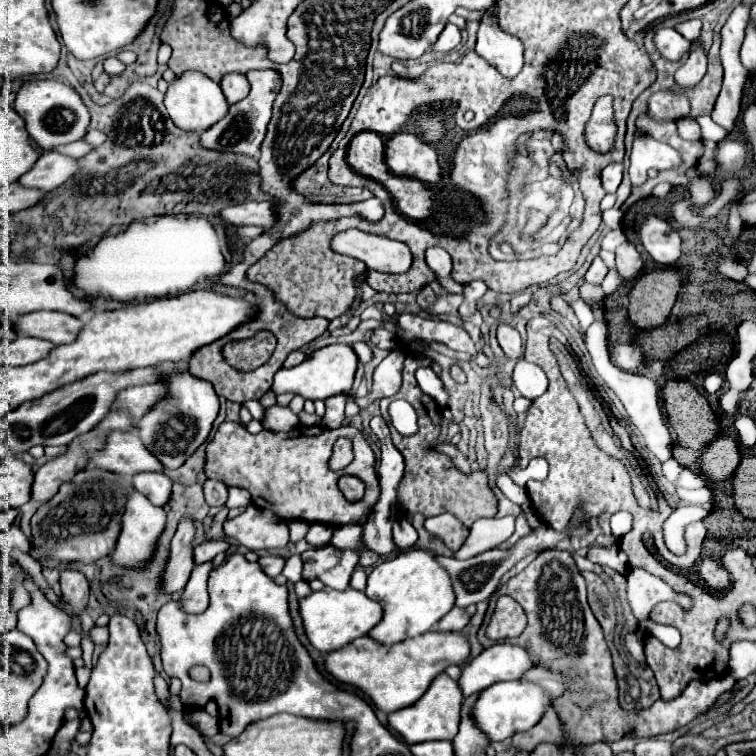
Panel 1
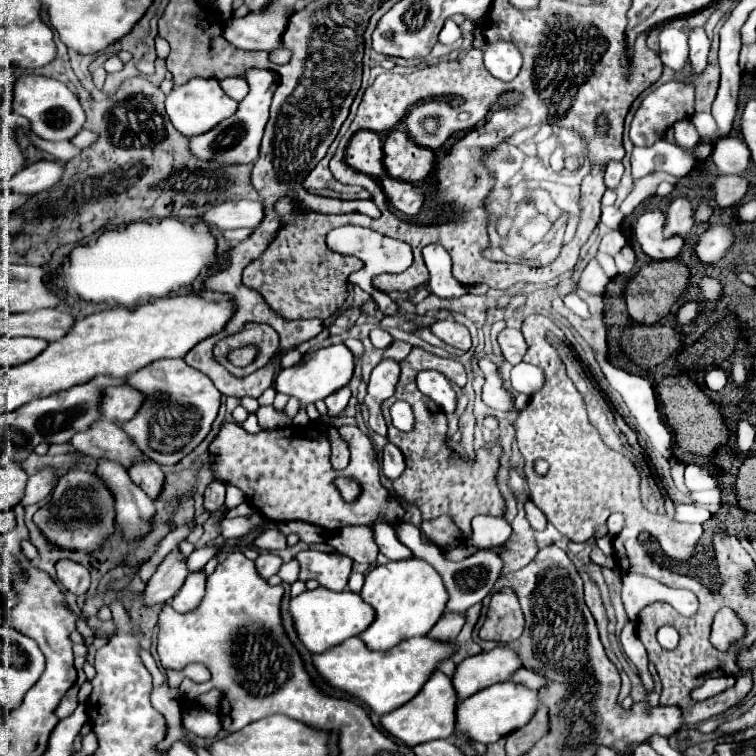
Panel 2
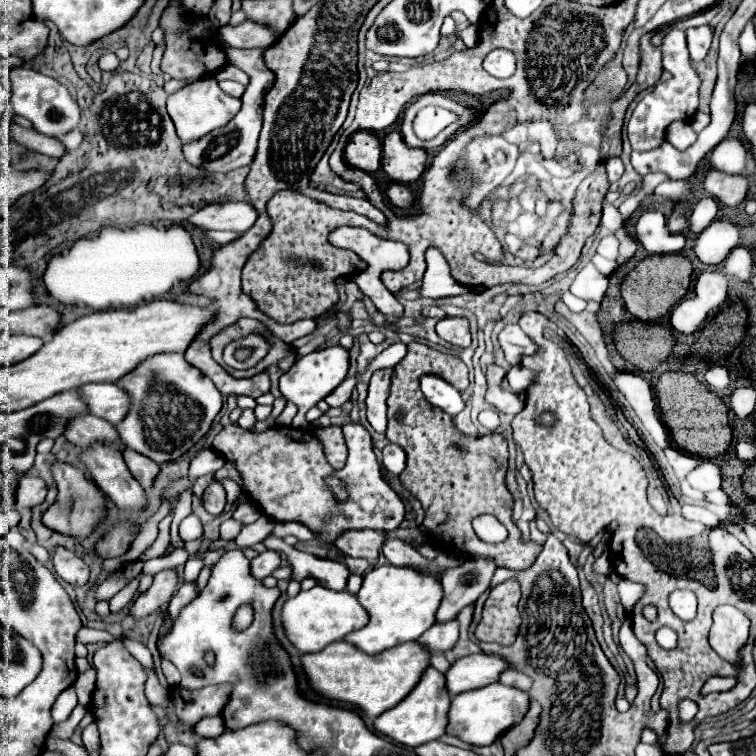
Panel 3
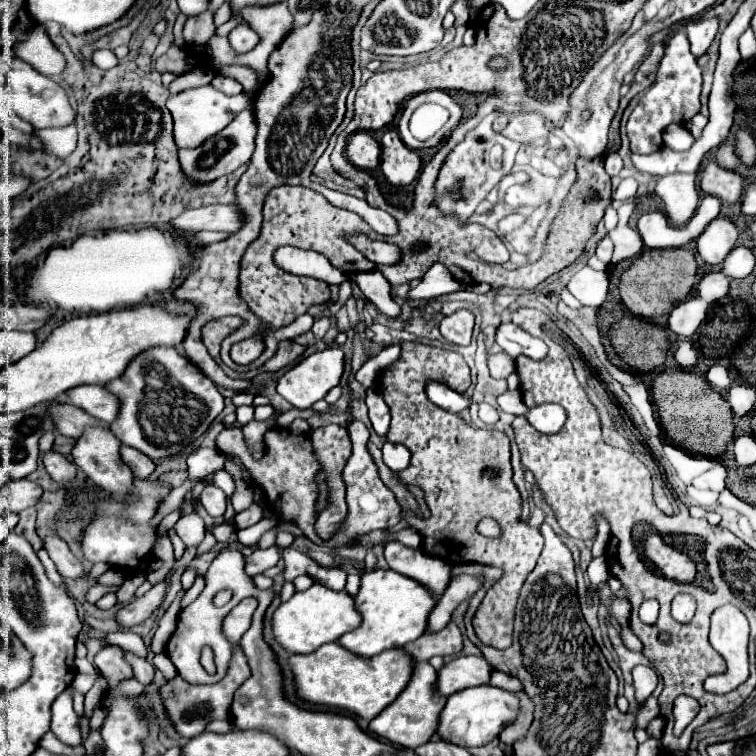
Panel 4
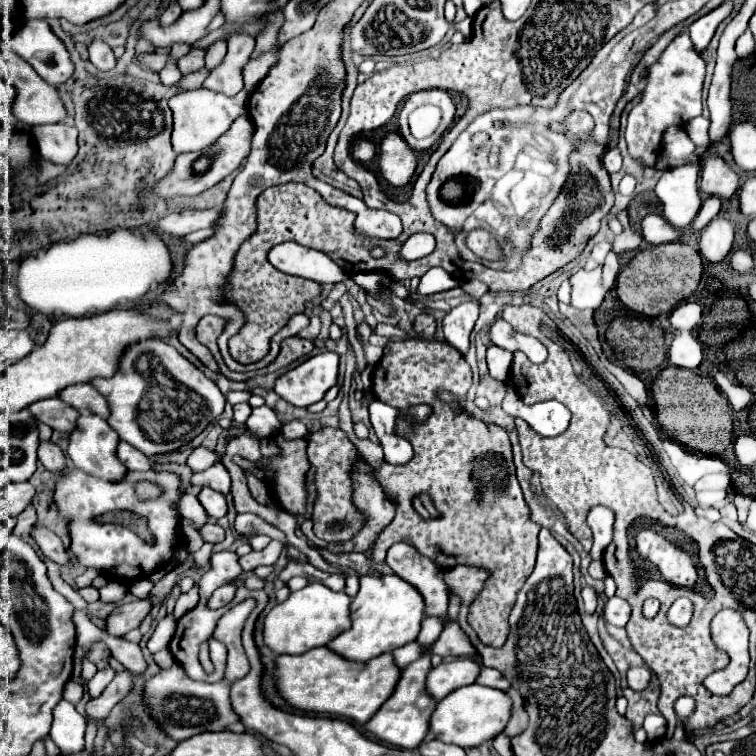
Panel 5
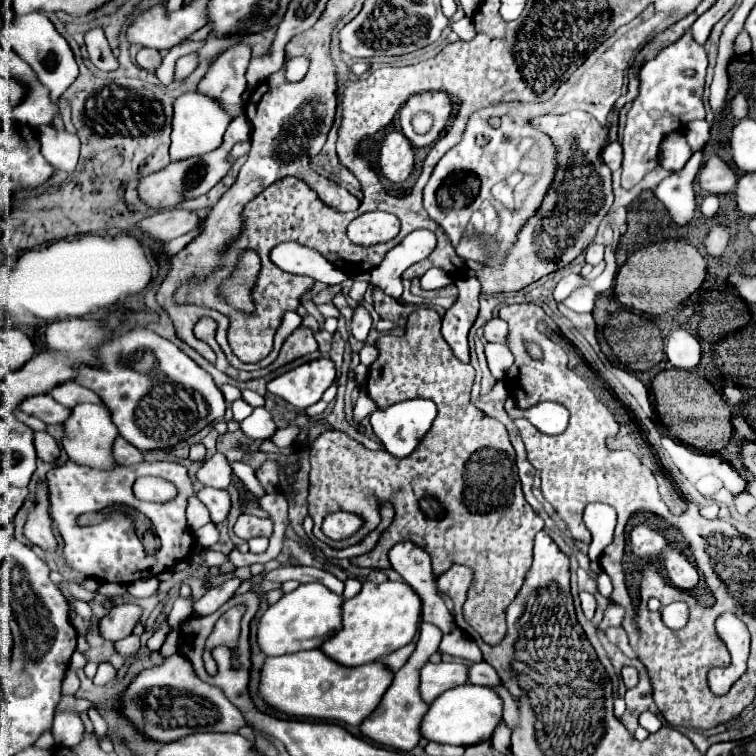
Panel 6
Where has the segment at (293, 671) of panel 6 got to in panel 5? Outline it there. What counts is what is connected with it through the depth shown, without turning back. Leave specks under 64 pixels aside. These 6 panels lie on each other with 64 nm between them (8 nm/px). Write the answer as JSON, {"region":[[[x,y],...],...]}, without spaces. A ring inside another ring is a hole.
{"region":[[[312,648],[300,656],[278,656],[276,660],[276,672],[274,672],[274,680],[276,680],[276,690],[282,696],[282,700],[292,706],[294,710],[302,712],[302,714],[328,714],[328,716],[342,716],[344,720],[356,722],[356,724],[364,724],[370,720],[370,716],[384,704],[384,700],[392,694],[398,676],[400,676],[400,668],[394,664],[392,654],[380,654],[372,660],[368,660],[366,664],[358,664],[358,662],[350,662],[344,660],[342,656],[334,654],[328,648]]]}

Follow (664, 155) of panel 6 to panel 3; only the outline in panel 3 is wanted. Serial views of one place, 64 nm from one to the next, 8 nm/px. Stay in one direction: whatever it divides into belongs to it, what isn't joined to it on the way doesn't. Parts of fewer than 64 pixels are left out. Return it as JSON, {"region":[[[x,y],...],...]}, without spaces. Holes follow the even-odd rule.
{"region":[[[674,122],[666,130],[666,142],[670,142],[678,150],[686,150],[696,140],[696,132],[686,122]]]}

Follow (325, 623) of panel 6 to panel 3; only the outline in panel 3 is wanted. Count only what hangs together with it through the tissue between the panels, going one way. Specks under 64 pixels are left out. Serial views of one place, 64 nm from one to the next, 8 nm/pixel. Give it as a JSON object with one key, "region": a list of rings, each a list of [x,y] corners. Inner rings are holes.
{"region":[[[320,584],[312,590],[302,590],[298,596],[288,598],[282,606],[282,628],[286,638],[294,644],[296,650],[302,654],[306,652],[320,652],[324,646],[342,640],[348,632],[362,628],[368,622],[368,614],[360,608],[358,598],[346,590],[334,592]]]}

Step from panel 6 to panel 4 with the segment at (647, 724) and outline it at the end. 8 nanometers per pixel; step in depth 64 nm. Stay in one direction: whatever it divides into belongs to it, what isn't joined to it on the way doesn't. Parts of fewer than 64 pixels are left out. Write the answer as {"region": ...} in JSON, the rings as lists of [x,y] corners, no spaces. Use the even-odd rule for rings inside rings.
{"region":[[[657,716],[650,721],[646,731],[650,738],[659,740],[662,737],[664,726],[664,719],[660,716]]]}

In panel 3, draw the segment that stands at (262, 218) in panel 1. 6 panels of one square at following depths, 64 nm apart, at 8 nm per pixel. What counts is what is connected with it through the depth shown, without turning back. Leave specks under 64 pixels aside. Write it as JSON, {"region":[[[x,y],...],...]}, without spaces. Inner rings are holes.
{"region":[[[226,202],[226,204],[208,204],[194,212],[186,224],[192,224],[200,230],[230,230],[246,232],[256,220],[256,210],[248,202]]]}

